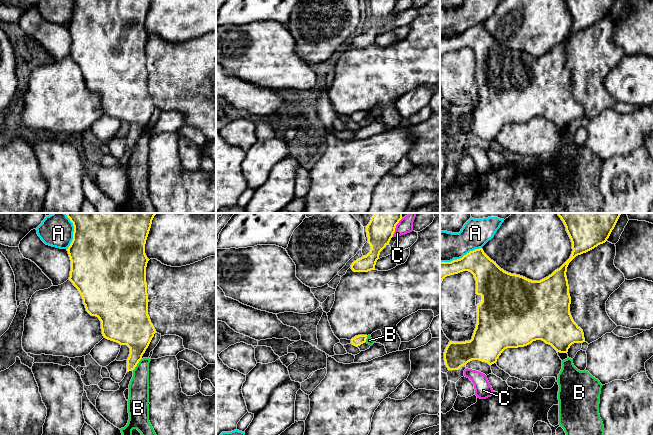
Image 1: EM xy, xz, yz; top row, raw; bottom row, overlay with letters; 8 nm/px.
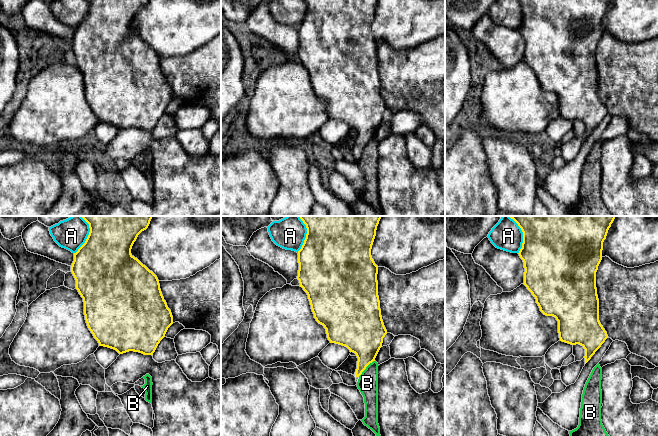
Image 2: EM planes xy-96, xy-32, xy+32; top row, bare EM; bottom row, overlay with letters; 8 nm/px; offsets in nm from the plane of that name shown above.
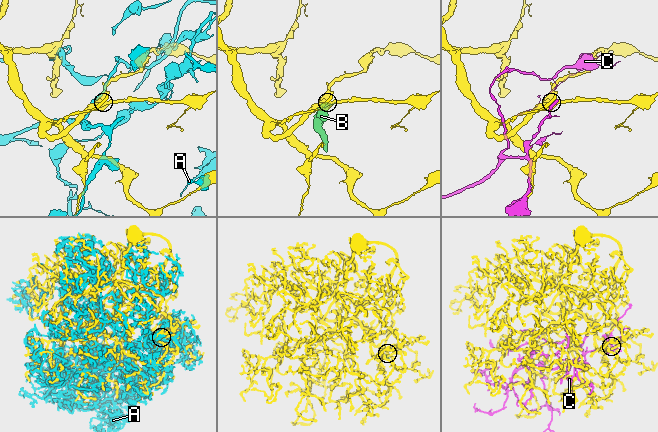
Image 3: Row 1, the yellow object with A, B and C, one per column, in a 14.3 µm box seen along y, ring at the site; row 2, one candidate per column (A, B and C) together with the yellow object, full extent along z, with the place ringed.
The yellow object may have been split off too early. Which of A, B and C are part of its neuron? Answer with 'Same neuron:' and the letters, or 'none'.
Same neuron: none

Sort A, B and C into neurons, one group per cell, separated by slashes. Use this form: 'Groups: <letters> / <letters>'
Groups: A / B / C

